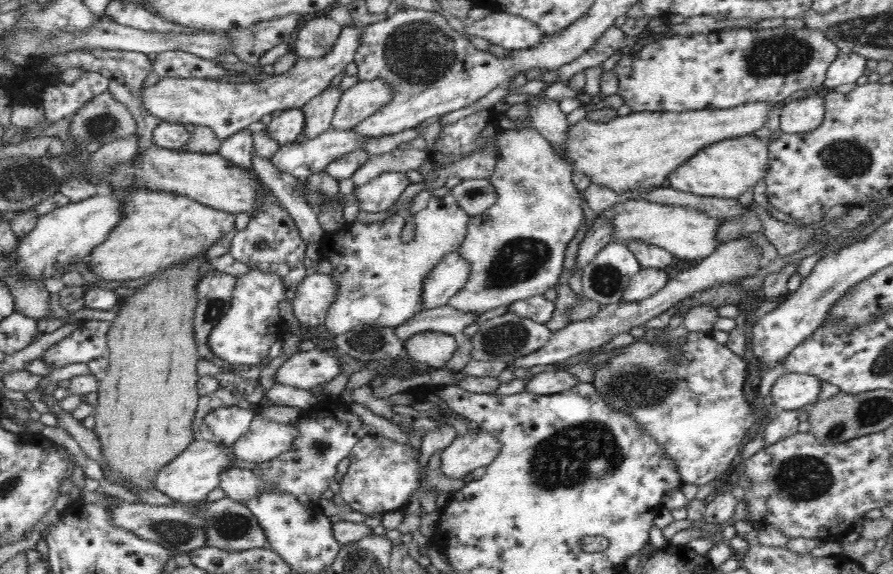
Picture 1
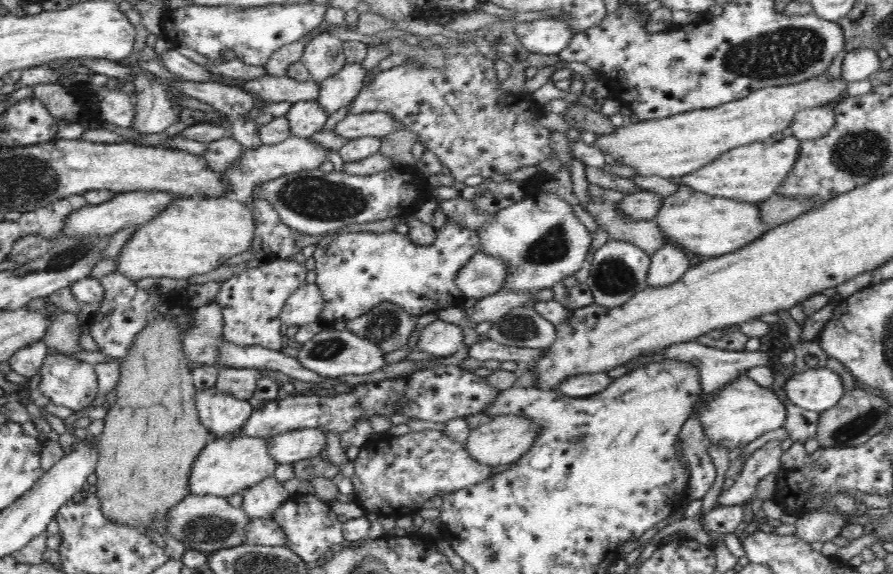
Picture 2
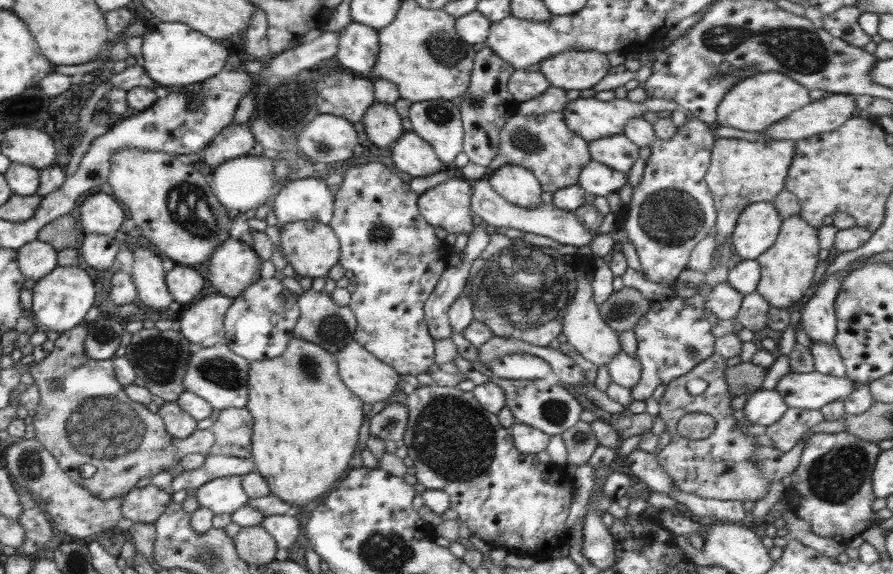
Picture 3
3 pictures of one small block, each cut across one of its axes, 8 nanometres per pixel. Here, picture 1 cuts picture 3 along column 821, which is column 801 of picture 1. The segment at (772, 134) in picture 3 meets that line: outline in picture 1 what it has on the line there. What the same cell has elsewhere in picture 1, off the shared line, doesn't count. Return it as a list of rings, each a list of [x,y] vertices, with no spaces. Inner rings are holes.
[[[822,92],[786,104],[781,111],[780,132],[796,134],[818,128],[824,120]]]

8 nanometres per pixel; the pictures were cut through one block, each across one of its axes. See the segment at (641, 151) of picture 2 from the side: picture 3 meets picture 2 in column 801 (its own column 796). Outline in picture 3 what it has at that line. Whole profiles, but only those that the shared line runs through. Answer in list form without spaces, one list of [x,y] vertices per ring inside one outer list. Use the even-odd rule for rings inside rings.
[[[778,71],[754,74],[750,78],[740,80],[726,92],[726,96],[722,98],[716,110],[716,124],[744,130],[744,132],[762,133],[776,122],[790,116],[794,110],[810,104],[813,100],[808,93],[809,90],[805,86]]]

